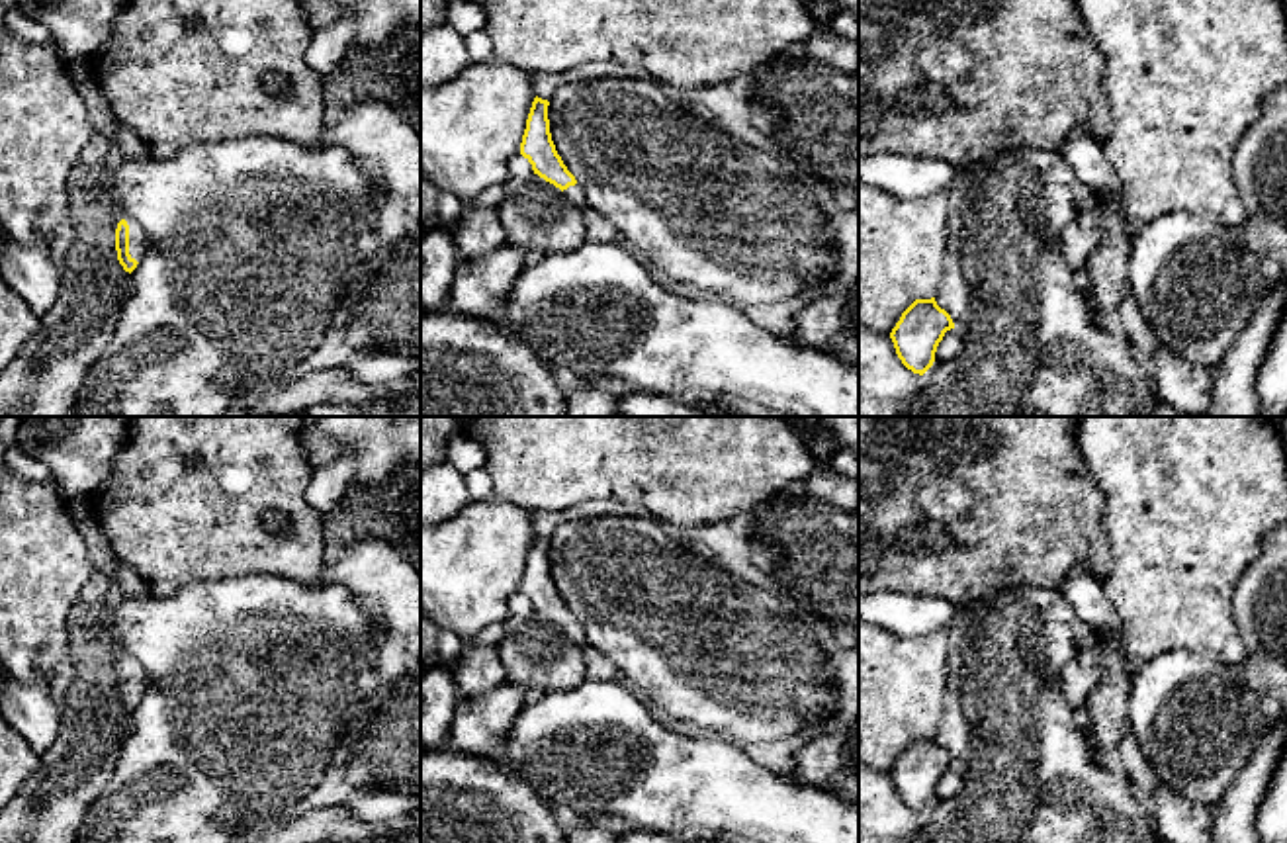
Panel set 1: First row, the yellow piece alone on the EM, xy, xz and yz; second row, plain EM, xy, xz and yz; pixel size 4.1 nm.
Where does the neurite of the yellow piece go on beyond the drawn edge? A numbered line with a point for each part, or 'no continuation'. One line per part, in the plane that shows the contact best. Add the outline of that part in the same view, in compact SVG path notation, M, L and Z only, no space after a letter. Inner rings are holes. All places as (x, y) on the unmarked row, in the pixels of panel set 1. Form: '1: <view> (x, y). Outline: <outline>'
1: xy (135, 671). Outline: M123 655L129 663L129 692L141 700L145 692L145 669L131 657Z

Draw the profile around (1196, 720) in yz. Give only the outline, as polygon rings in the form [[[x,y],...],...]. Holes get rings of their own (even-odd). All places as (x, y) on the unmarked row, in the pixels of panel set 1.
[[[1174,649],[1134,663],[1127,720],[1162,784],[1213,810],[1260,739],[1258,704],[1238,667]]]

